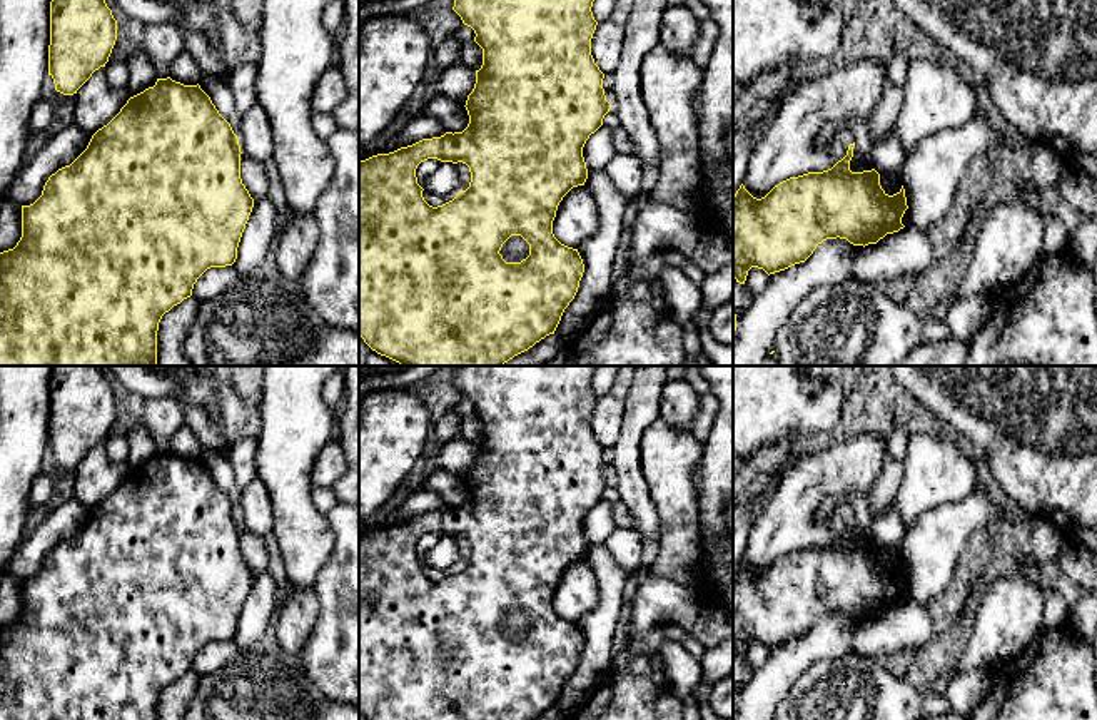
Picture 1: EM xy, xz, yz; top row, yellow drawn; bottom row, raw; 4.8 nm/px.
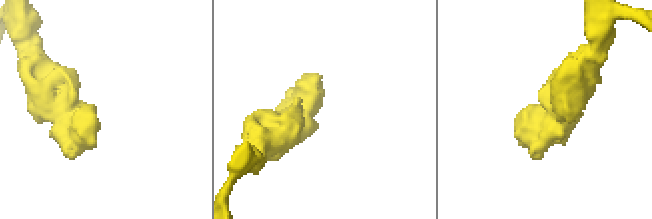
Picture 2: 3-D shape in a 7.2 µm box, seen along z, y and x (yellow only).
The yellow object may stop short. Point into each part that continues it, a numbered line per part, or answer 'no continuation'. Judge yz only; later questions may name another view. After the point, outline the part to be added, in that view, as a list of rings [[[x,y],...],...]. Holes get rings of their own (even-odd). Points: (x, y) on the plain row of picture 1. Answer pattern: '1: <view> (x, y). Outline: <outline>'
no continuation

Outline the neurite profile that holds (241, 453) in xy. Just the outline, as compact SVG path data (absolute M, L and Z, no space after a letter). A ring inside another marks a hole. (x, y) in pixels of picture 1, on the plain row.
M239 438L230 441L227 448L225 456L240 489L245 489L257 478L255 453L257 438Z

